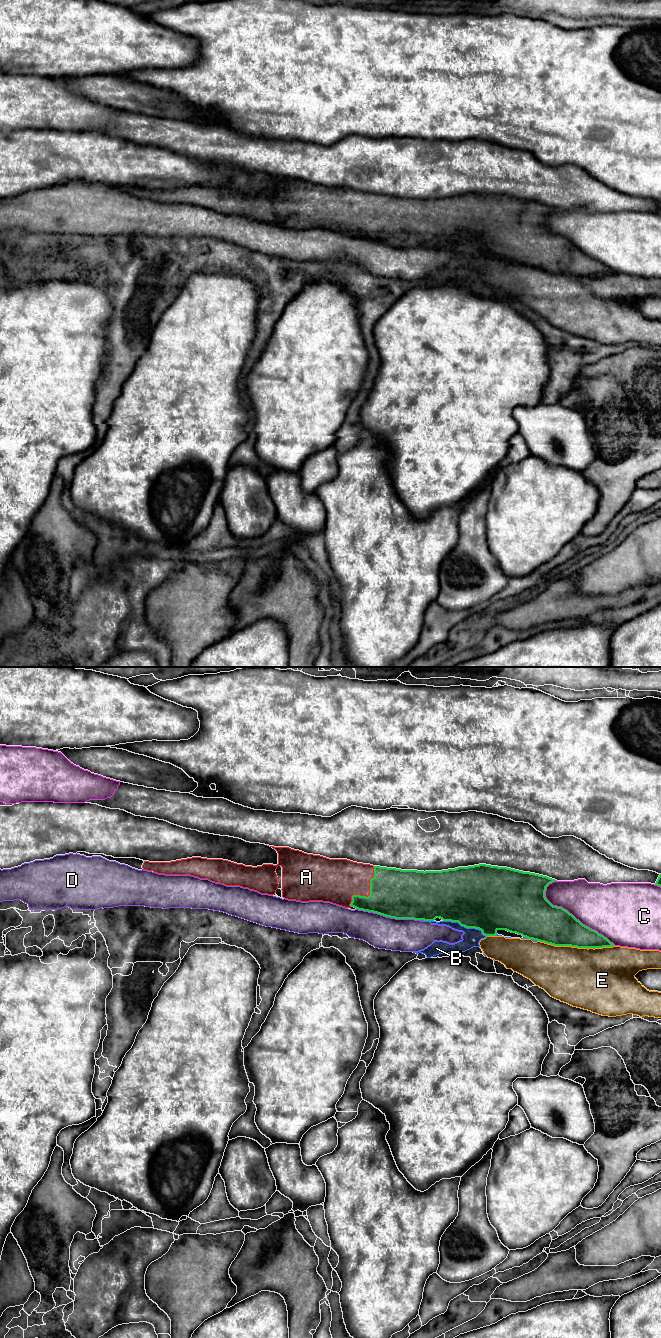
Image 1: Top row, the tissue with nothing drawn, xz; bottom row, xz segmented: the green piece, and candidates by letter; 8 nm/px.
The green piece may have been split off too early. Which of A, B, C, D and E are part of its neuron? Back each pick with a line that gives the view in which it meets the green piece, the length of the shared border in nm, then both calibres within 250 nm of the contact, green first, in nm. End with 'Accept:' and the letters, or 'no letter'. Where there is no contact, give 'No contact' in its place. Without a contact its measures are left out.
A: Touches green in xz. Shared border 380 nm. Thickness 400 nm (green) against 300 nm
Accept: A

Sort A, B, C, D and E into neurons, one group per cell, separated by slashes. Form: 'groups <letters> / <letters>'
groups A / B D E / C

